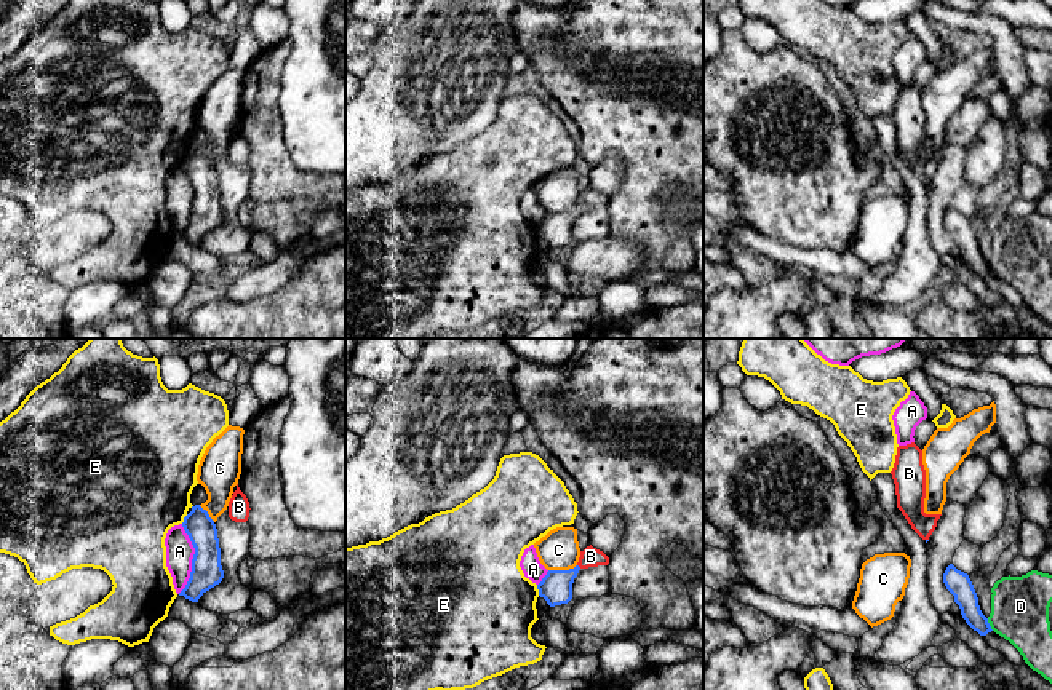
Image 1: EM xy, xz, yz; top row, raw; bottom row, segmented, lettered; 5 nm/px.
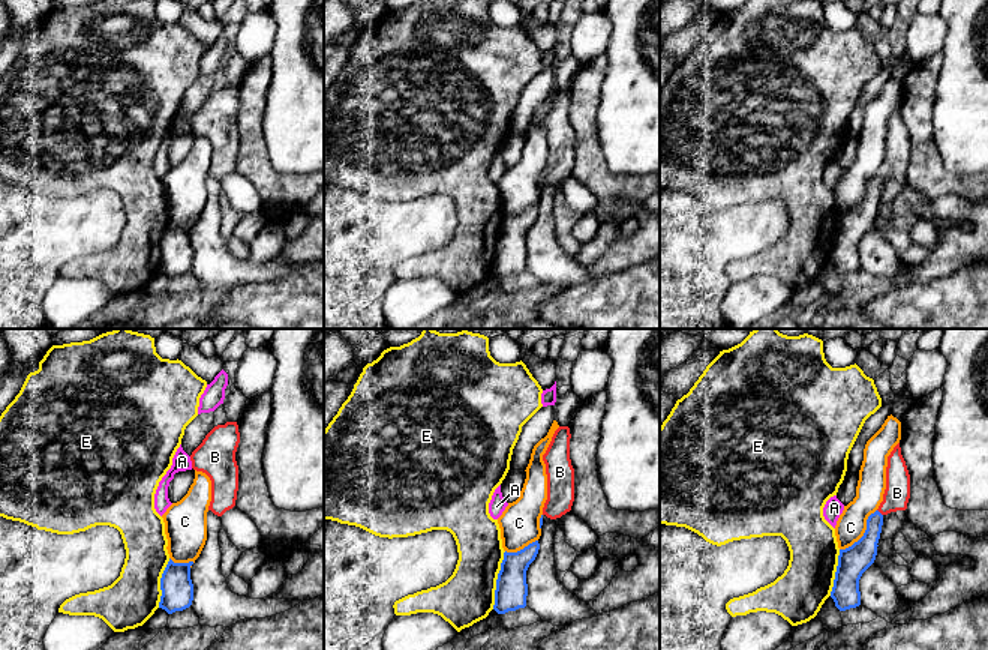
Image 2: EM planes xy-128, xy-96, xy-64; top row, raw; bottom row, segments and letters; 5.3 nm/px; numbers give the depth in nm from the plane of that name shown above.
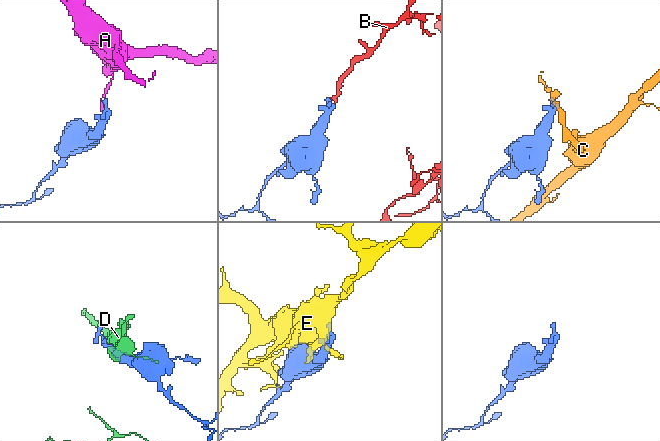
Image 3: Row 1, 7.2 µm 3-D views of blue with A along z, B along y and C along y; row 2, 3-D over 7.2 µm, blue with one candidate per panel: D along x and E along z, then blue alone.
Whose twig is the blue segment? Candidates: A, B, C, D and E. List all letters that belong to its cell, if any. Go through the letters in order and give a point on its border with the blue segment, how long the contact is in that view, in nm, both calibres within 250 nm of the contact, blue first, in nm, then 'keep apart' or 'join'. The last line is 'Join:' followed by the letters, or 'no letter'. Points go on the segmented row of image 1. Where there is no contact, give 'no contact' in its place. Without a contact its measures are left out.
A: xy (192, 559) | 360 nm | 160/140 nm | keep apart
B: no contact | join
C: xz (561, 571) | 150 nm | 160/200 nm | keep apart
D: yz (988, 625) | 70 nm | 120/280 nm | keep apart
E: xz (537, 588) | 60 nm | 160/440 nm | keep apart
Join: B

